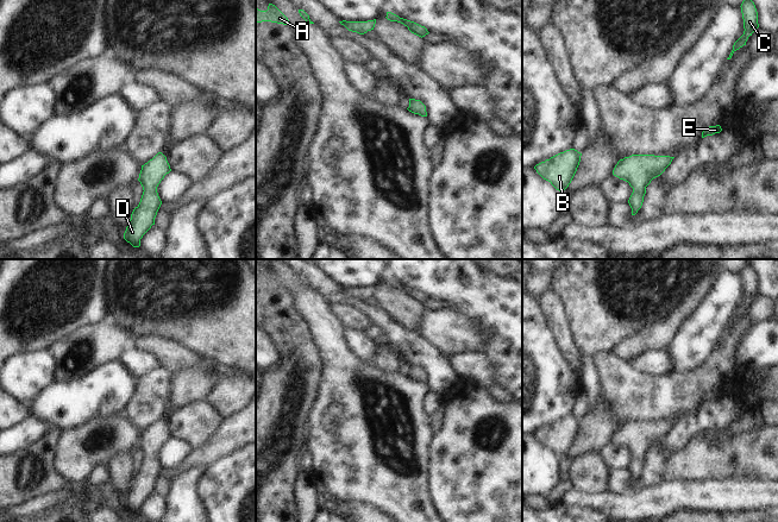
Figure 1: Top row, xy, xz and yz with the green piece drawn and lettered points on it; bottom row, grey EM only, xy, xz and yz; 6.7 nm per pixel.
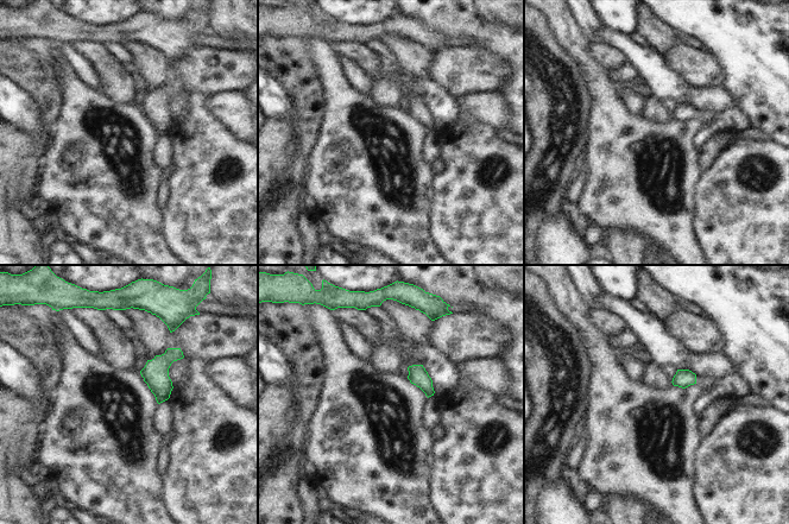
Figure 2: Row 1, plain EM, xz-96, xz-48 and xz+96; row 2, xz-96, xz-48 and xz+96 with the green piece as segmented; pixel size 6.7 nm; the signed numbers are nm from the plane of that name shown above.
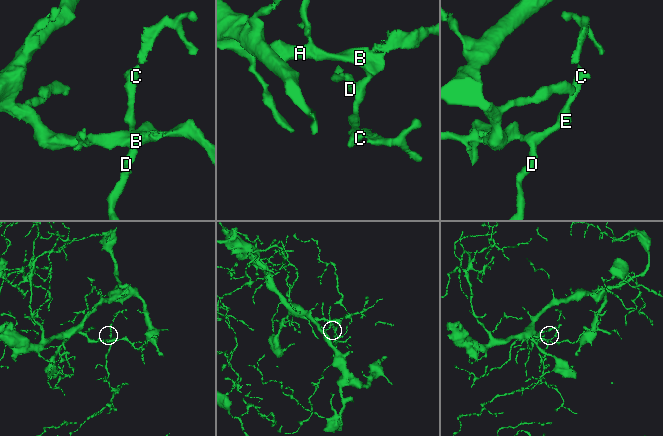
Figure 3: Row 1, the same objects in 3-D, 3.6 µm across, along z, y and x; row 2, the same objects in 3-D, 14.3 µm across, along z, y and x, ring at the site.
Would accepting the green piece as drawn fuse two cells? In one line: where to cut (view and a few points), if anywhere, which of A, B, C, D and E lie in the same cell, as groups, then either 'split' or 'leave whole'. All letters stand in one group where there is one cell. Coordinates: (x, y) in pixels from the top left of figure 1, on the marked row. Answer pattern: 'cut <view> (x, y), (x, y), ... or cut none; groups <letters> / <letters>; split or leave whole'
cut none; groups A B C D E; leave whole

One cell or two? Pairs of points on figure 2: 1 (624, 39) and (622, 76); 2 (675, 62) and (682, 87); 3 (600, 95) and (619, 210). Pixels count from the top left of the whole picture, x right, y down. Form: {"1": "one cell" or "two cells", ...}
{"1": "two cells", "2": "two cells", "3": "one cell"}

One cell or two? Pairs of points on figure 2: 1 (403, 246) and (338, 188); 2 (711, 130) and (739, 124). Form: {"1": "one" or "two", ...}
{"1": "one", "2": "one"}

